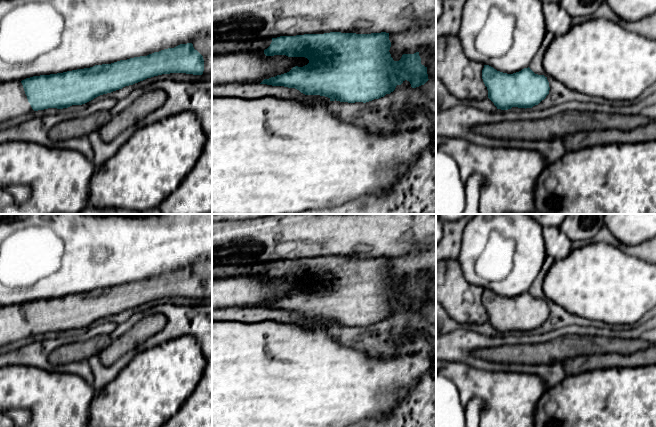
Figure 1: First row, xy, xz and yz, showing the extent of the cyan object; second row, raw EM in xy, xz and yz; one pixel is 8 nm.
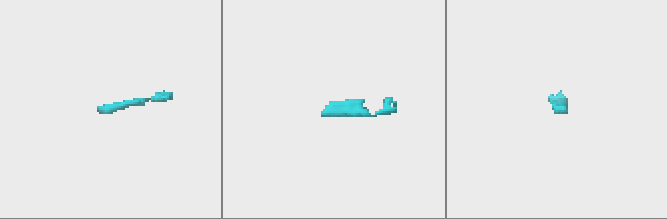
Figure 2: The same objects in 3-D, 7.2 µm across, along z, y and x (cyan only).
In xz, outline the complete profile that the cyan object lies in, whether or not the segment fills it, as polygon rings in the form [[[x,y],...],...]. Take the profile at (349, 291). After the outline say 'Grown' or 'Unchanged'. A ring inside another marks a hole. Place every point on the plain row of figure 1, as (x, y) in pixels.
[[[330,256],[217,267],[212,268],[212,279],[263,275],[266,280],[305,281],[309,284],[307,289],[295,290],[287,297],[264,303],[260,308],[295,312],[305,319],[325,320],[330,325],[366,327],[390,318],[405,304],[410,306],[412,312],[424,309],[429,304],[427,291],[433,280],[430,274],[423,272],[414,278],[403,278],[399,285],[394,285],[390,271],[389,257],[386,256]]]. Grown

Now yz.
[[[484,289],[482,303],[488,322],[501,334],[532,332],[544,324],[550,314],[547,301],[535,298],[529,291],[507,298]]]. Unchanged

